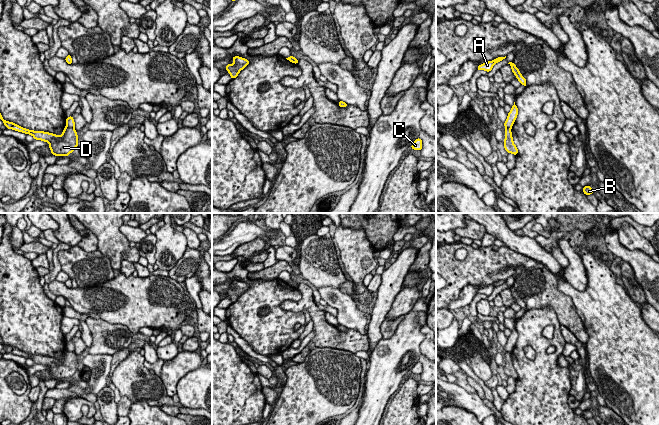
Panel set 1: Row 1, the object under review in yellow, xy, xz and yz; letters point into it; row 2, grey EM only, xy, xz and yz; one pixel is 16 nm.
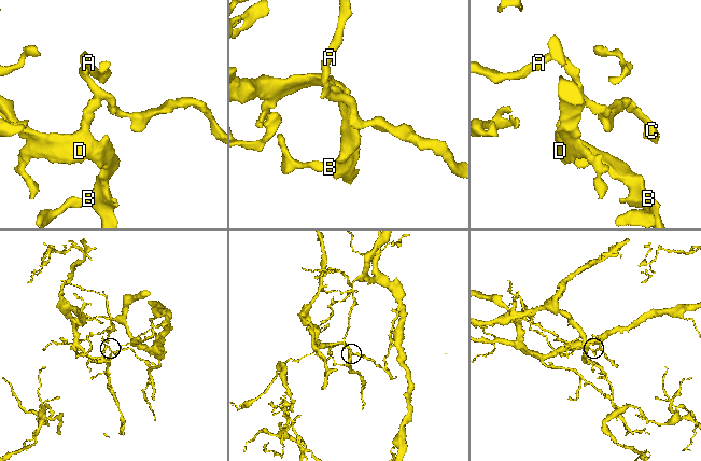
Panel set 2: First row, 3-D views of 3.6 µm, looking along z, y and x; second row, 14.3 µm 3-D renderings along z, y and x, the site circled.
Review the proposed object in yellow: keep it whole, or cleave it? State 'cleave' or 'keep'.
cleave

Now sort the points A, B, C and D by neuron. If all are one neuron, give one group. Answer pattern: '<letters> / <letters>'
A C / B D

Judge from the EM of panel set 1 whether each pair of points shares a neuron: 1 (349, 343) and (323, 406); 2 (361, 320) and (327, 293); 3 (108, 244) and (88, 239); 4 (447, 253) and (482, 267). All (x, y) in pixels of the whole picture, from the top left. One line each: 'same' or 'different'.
1: different
2: same
3: different
4: same

